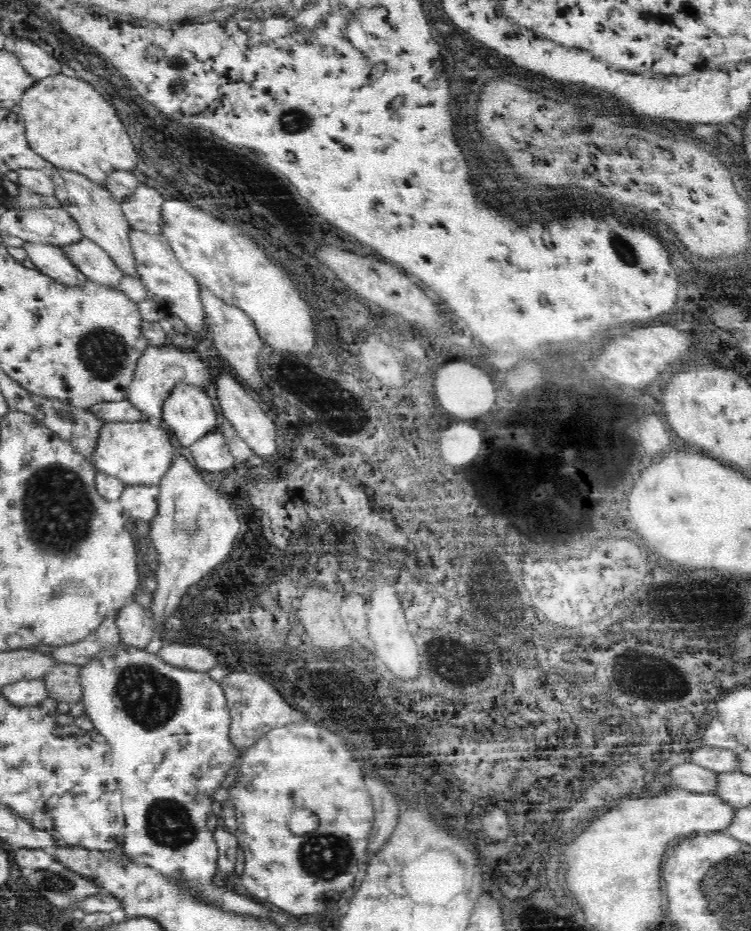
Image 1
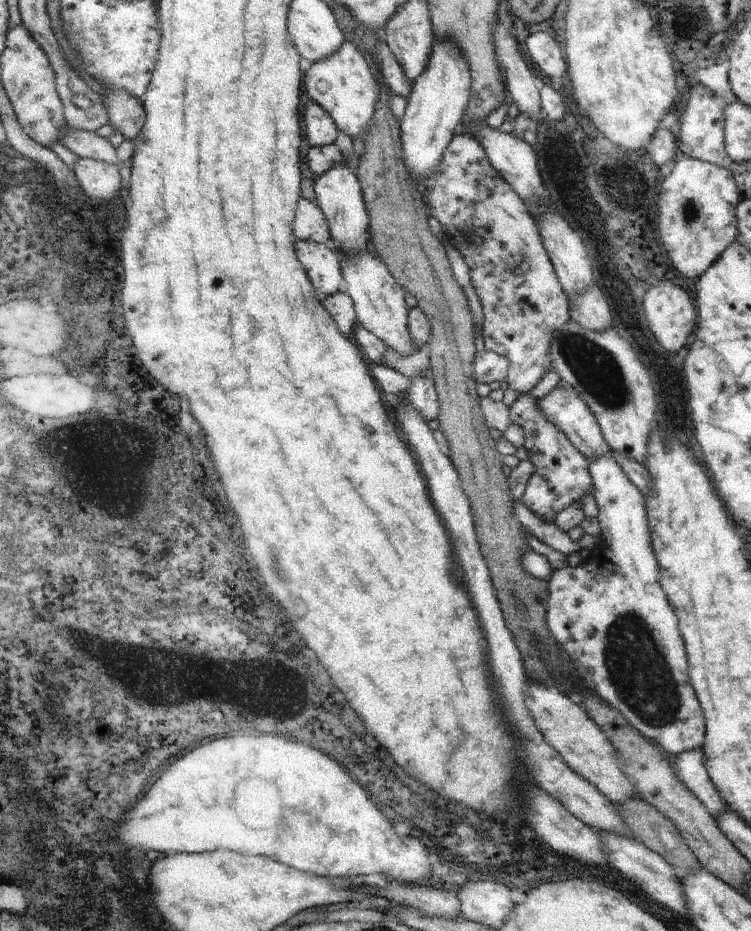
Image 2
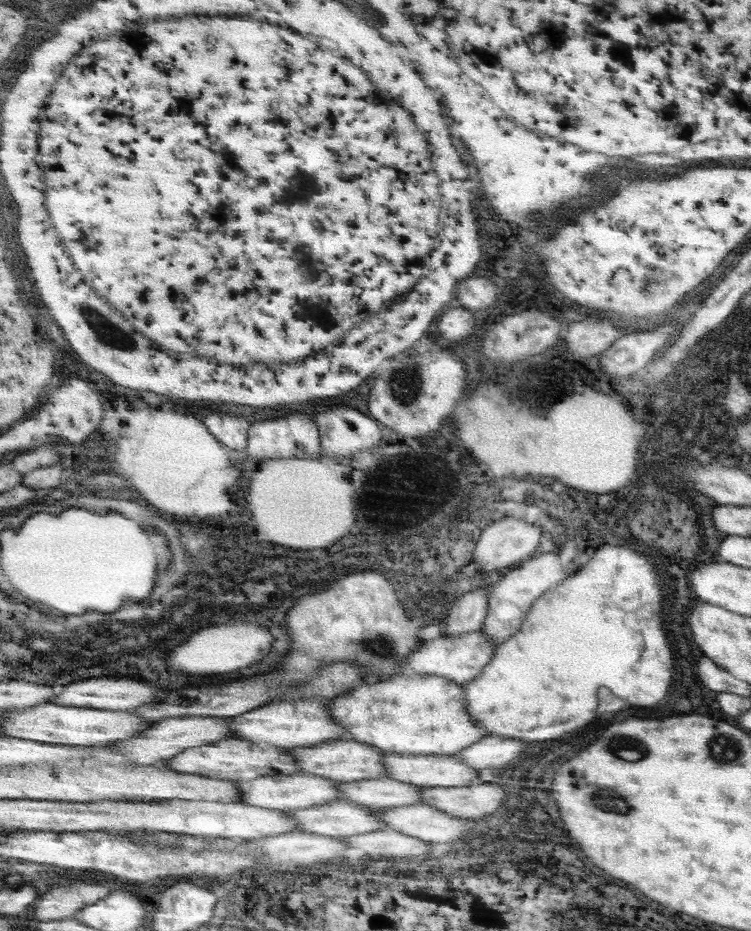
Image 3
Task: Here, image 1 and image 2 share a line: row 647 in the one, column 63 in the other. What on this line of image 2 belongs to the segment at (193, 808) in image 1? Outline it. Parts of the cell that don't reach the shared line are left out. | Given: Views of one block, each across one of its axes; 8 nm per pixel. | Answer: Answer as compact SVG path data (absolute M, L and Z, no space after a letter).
M23 20L19 26L9 28L7 34L7 48L3 52L3 88L15 108L19 124L31 138L43 146L51 146L63 138L61 134L67 130L69 122L65 118L57 72L49 54L41 48L39 40L33 36L29 26L23 24Z

